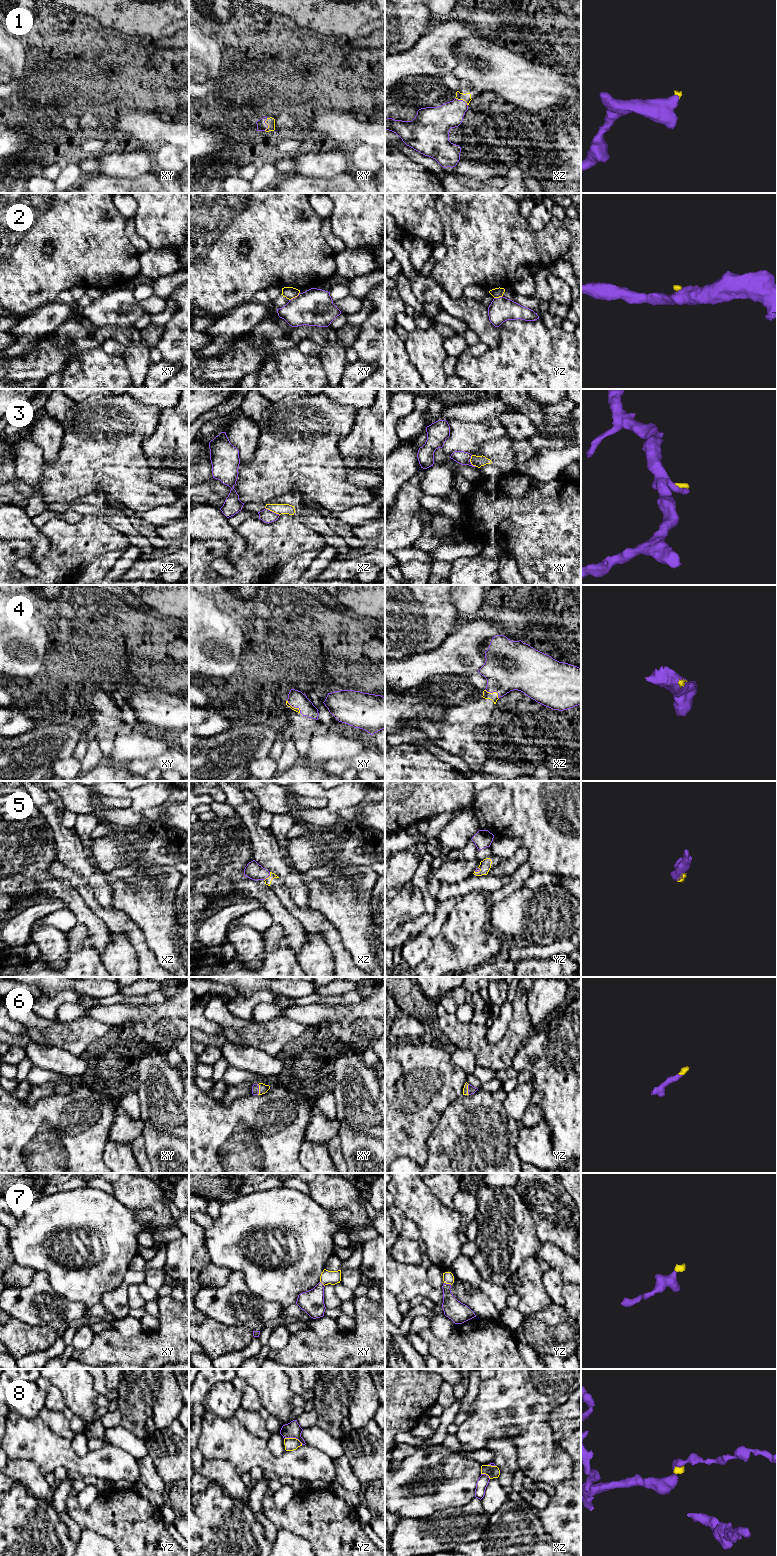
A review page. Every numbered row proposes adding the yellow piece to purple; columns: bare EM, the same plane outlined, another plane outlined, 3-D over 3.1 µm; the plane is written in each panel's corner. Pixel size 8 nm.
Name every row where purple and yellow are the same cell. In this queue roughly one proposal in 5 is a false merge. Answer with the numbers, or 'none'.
1, 4, 5, 6, 7

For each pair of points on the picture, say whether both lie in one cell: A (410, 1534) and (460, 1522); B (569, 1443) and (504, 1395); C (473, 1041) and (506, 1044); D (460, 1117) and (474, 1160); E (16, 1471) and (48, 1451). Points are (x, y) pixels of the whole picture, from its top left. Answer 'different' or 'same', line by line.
A: same
B: different
C: same
D: same
E: different

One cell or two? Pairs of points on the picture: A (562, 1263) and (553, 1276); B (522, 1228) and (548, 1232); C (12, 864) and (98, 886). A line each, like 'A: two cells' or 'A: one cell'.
A: two cells
B: two cells
C: two cells

